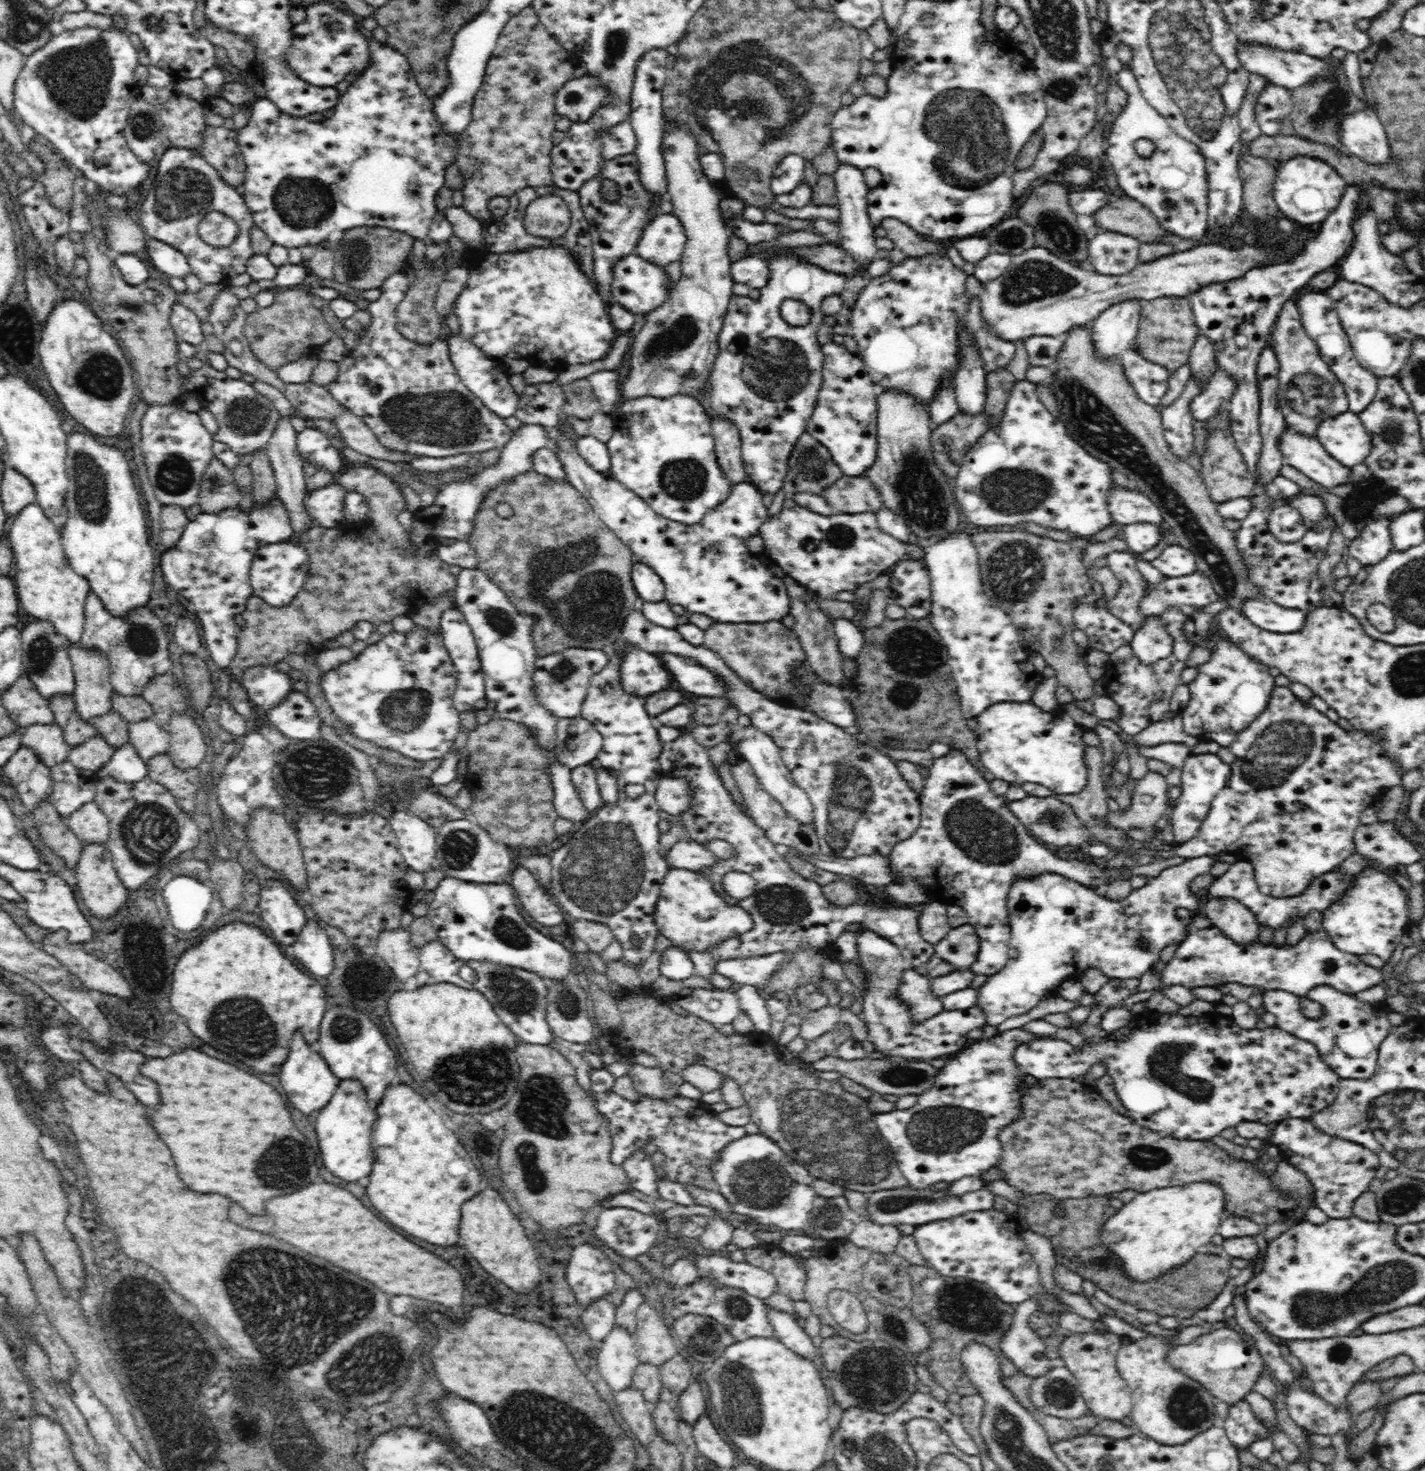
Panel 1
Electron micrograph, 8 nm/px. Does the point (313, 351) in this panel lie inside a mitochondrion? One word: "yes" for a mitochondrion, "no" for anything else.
no

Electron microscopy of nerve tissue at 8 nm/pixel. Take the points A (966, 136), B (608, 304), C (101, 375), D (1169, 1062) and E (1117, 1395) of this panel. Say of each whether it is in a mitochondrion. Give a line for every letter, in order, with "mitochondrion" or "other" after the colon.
A: mitochondrion
B: other
C: mitochondrion
D: mitochondrion
E: other

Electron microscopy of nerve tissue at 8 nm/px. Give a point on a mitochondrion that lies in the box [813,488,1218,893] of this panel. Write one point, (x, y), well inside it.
(981, 832)

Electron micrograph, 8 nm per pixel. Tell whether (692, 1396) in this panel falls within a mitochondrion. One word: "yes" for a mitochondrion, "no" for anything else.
no

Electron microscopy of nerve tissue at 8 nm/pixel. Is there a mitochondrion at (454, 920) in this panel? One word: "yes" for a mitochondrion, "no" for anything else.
no

